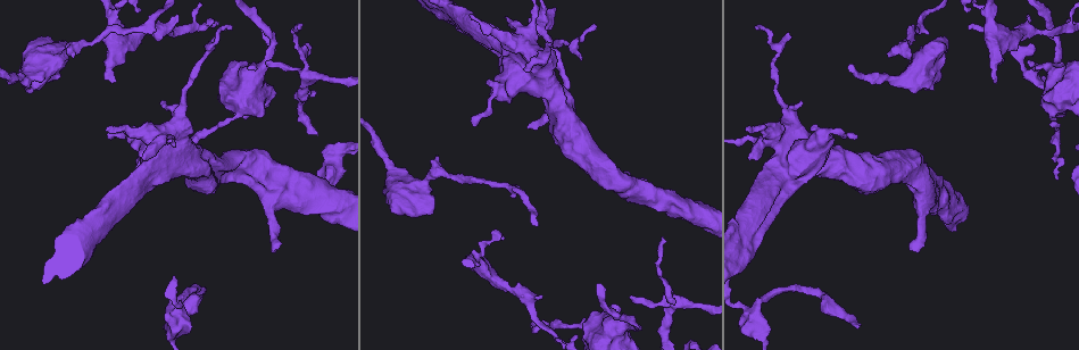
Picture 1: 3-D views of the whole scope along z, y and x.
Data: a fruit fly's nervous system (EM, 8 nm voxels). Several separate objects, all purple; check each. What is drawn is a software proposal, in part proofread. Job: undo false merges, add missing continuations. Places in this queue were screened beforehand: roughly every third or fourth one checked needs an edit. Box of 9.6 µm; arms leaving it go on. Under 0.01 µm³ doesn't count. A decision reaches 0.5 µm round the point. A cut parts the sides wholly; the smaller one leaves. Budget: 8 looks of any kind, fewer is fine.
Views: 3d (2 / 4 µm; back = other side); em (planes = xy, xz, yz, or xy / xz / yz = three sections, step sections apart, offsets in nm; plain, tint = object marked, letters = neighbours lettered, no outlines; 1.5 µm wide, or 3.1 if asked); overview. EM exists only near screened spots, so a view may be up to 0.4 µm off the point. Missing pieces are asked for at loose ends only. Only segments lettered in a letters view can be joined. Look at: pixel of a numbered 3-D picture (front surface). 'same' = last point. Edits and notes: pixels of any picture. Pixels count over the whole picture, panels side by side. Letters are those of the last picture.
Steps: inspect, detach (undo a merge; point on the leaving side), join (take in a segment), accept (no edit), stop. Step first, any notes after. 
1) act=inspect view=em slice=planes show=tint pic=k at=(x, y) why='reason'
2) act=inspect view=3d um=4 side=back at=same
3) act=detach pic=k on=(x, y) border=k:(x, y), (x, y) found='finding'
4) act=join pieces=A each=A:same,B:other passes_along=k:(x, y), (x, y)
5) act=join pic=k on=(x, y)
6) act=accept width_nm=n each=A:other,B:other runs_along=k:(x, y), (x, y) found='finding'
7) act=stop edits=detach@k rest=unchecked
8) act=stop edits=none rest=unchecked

act=inspect view=3d um=2 pic=1 at=(527, 127) why='long arm stops here'

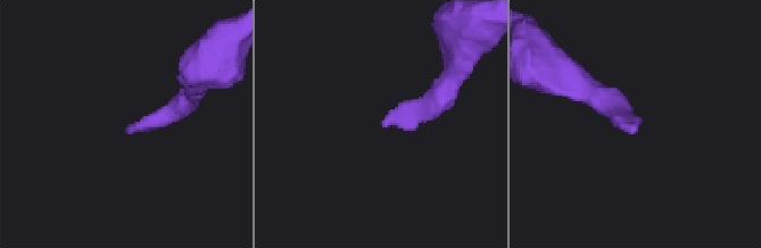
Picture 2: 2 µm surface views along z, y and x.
act=inspect view=em slice=planes show=letters pic=2 at=(381, 121) why='need the tissue'

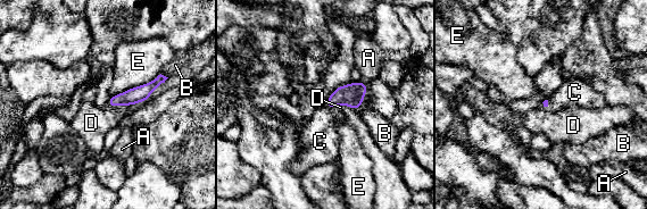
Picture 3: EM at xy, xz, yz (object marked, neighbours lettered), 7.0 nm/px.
act=join pieces=C each=A:other,B:other,C:same,D:other,E:other passes_along=3:(351, 95), (330, 107), (320, 140) found='it goes on there'

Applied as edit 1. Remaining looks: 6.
act=inspect view=em slice=xz step=4 show=tint pic=1 at=(910, 241)

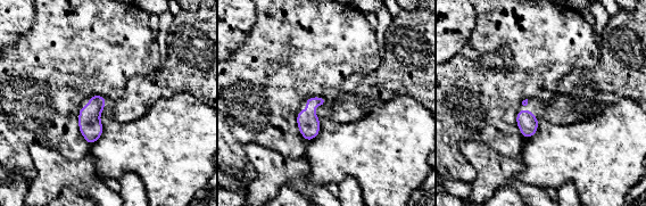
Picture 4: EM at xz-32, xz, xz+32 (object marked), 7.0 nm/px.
act=inspect view=em slice=planes show=letters at=same why='cut it another way'

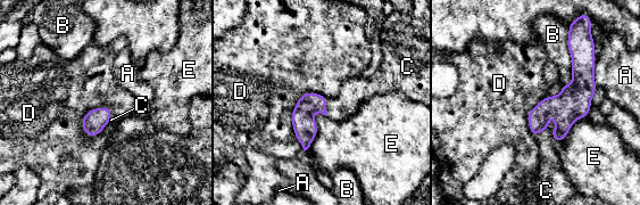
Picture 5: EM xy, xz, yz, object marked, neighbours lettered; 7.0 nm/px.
act=join pieces=C each=A:other,B:other,C:same,D:other,E:other found='the cell continues'

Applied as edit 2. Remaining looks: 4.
act=inspect view=overview why='see it whole again'

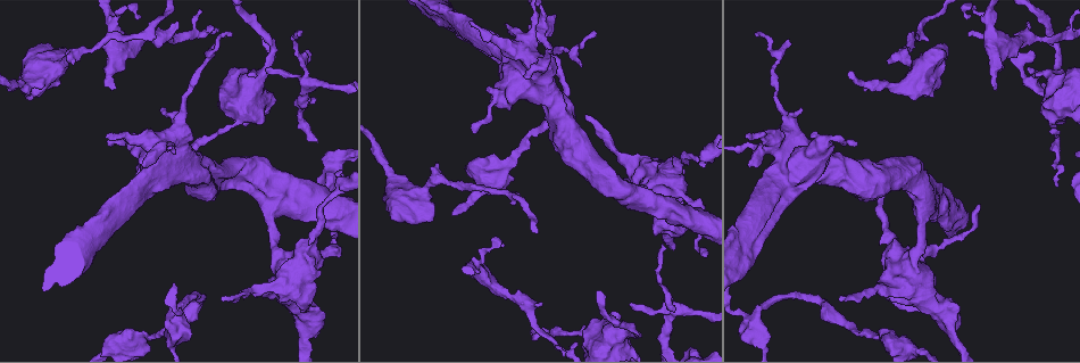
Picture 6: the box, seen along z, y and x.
act=inspect view=3d um=4 pic=6 at=(114, 87) why='free end'

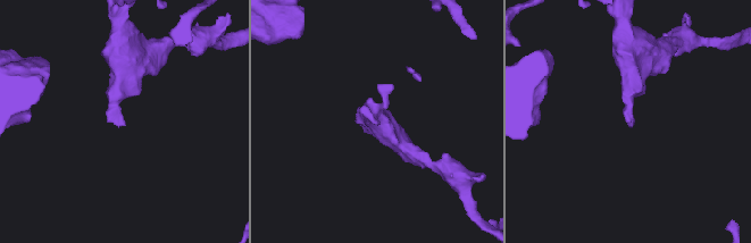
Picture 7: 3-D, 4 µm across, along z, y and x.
act=inspect view=em slice=planes show=letters pic=7 at=(633, 125) why='shape alone is not enough'

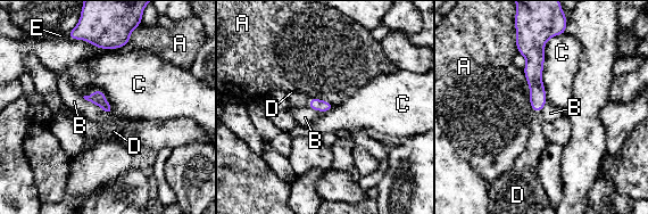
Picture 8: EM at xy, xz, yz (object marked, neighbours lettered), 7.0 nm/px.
act=join pieces=D each=A:other,B:other,C:other,D:same,E:other passes_along=8:(315, 104), (309, 103), (296, 99) found='it goes on there'

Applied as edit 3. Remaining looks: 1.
act=stop edits=join@3,join@5,join@8 rest=unchecked

